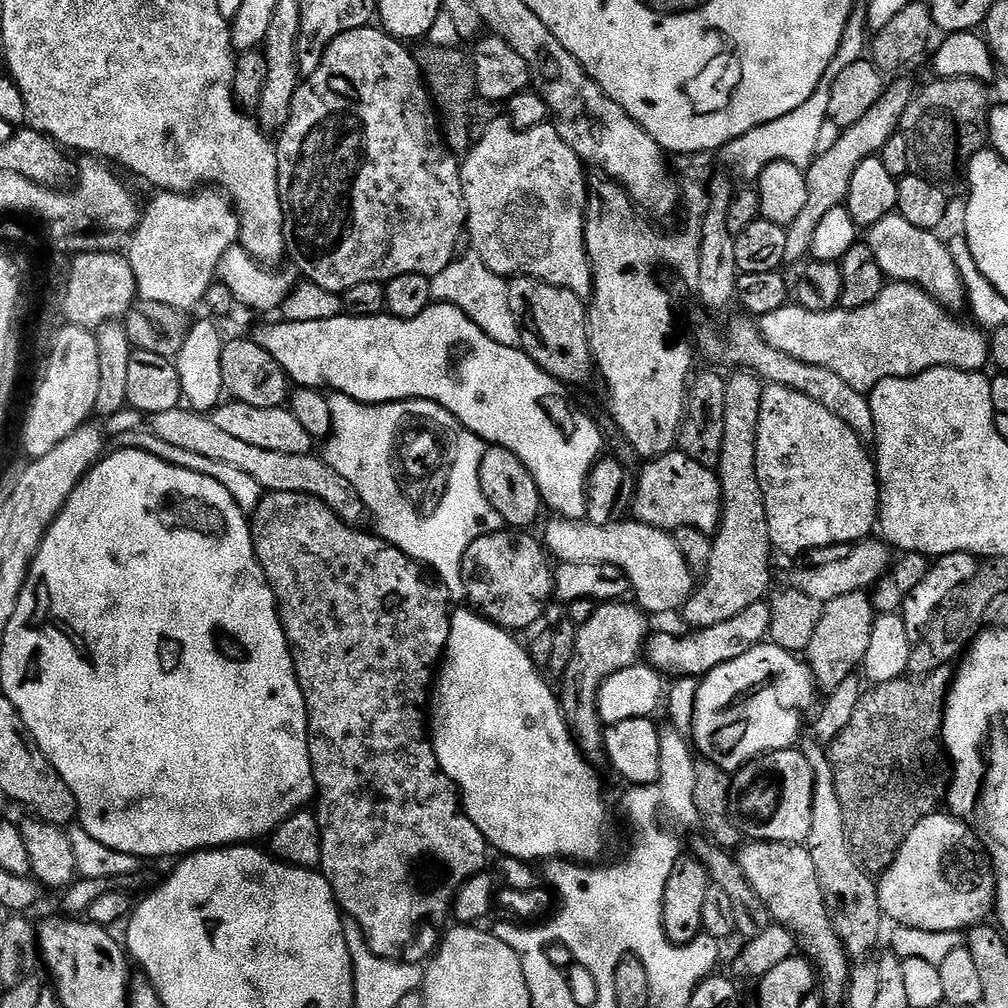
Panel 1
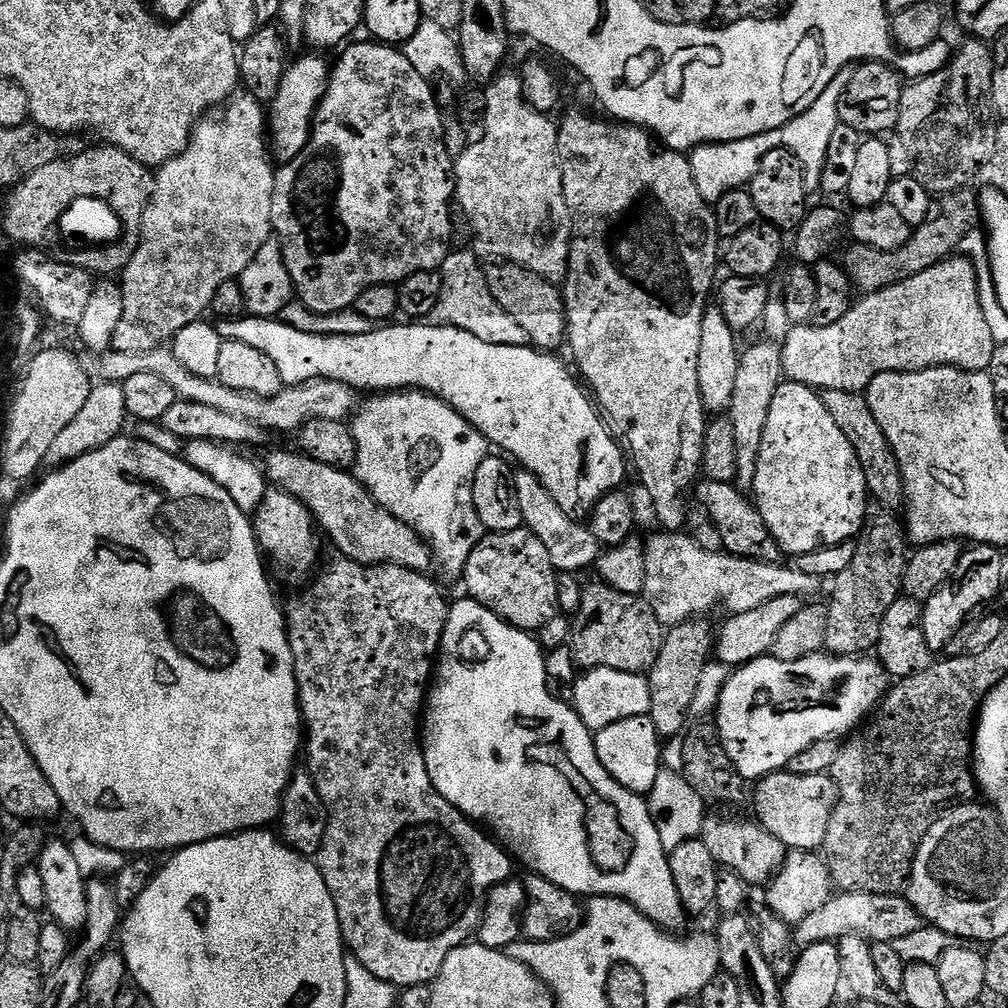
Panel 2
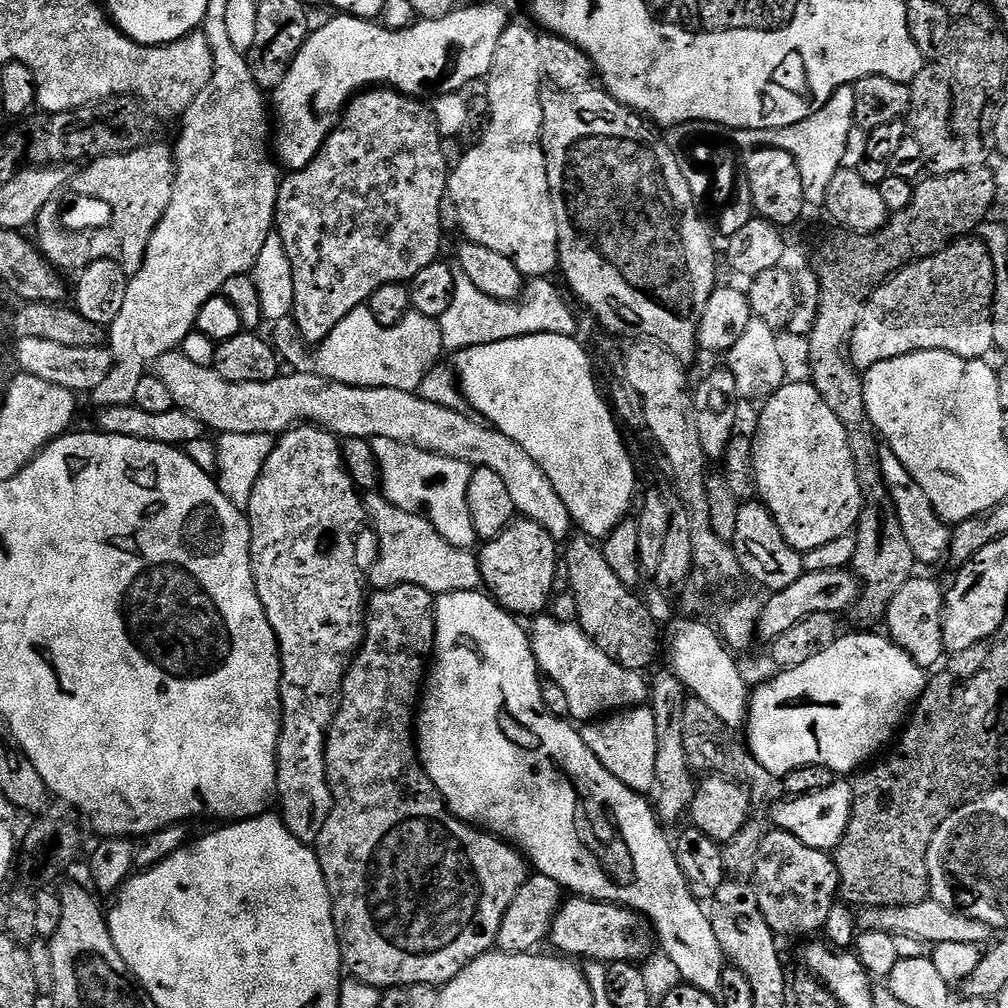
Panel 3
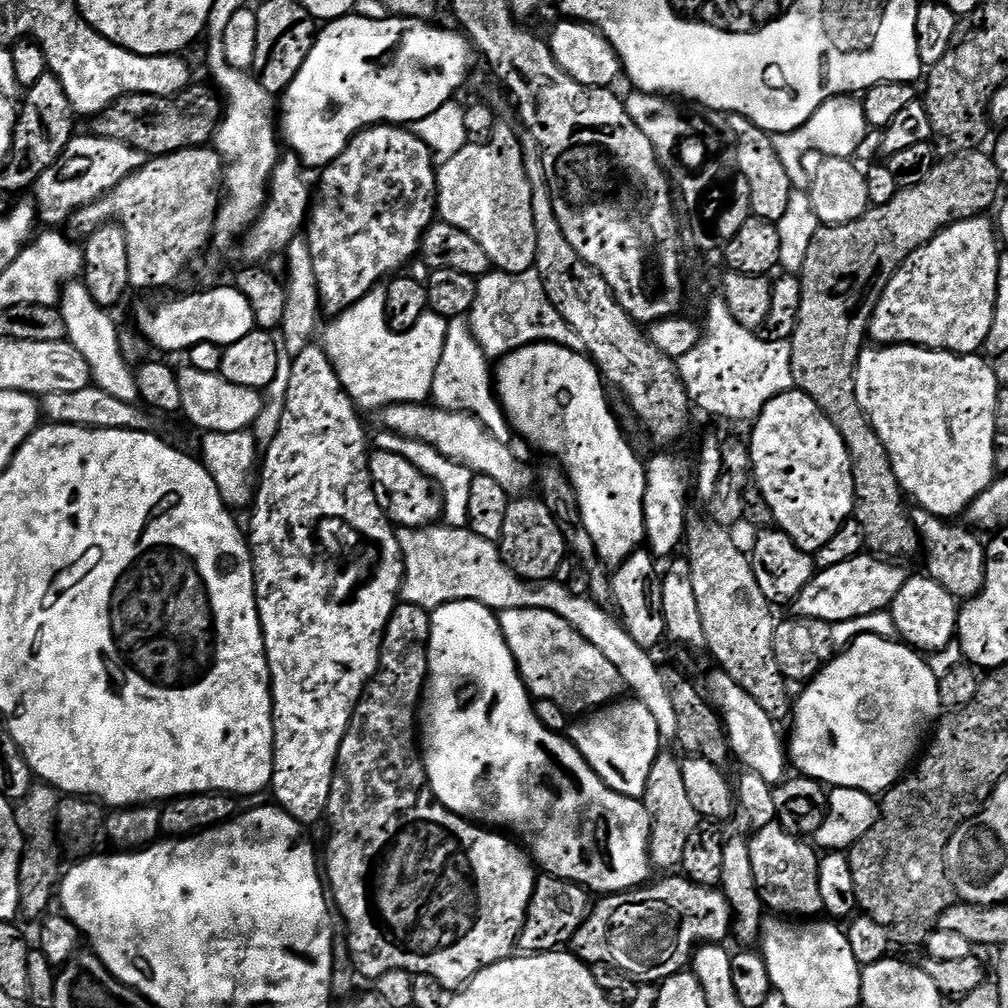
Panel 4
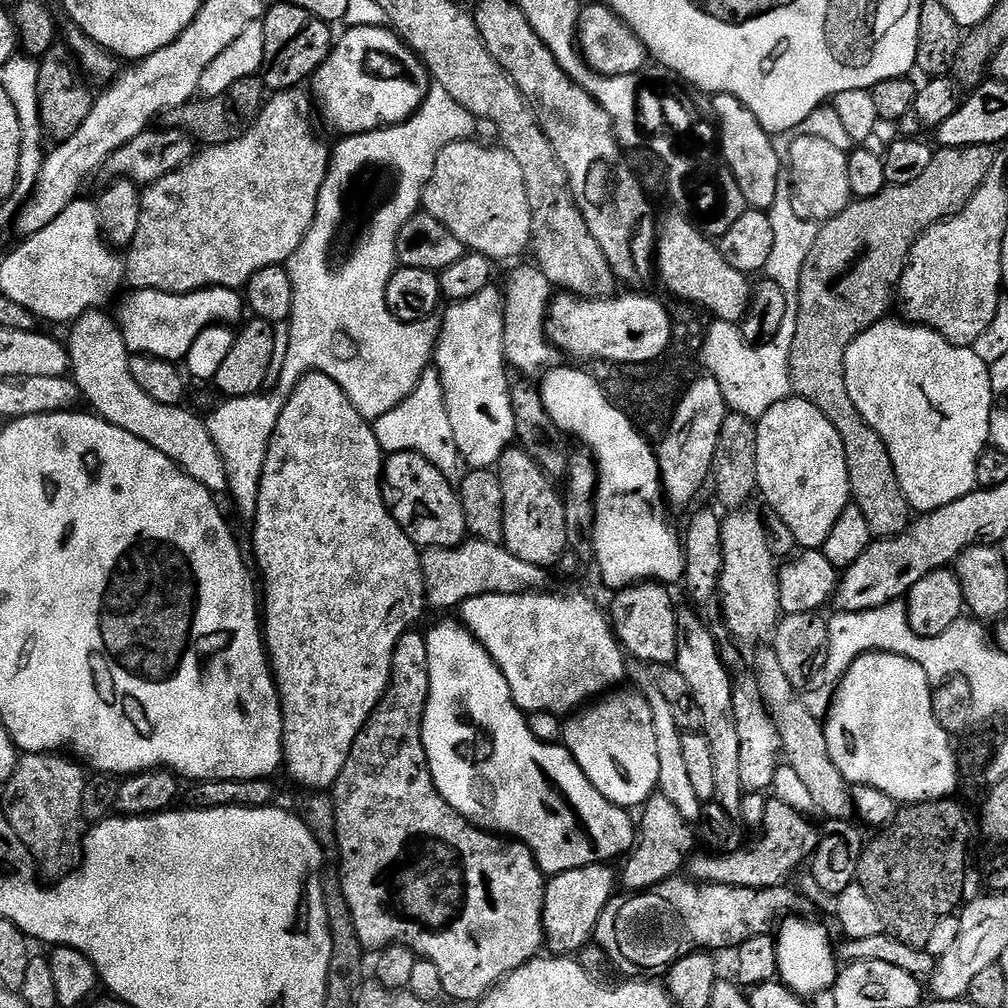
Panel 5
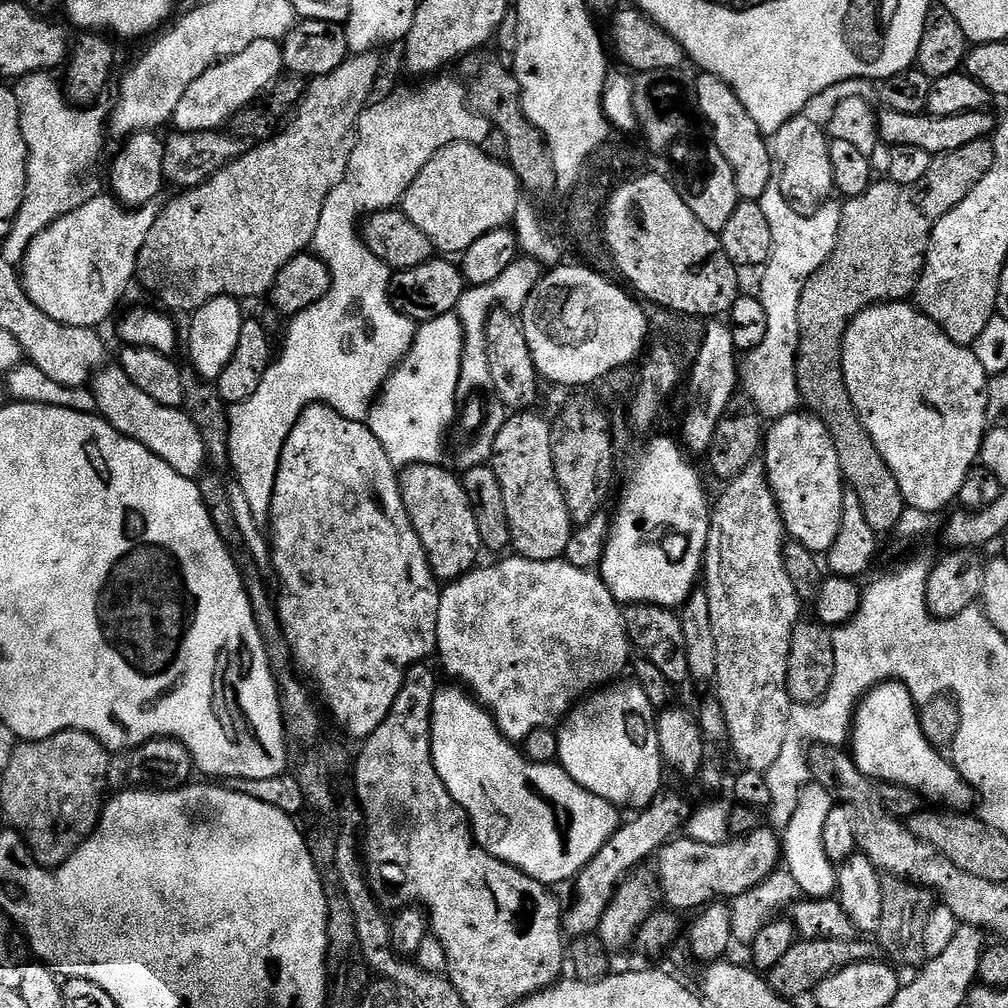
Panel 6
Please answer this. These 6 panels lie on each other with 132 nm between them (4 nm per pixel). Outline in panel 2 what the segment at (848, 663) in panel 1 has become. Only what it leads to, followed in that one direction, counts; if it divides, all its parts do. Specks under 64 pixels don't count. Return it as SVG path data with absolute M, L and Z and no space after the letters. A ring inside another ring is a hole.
M875 502L869 503L864 515L864 526L856 537L856 549L850 566L842 570L842 574L834 577L836 584L832 588L832 601L827 601L828 629L826 630L826 648L834 656L862 656L871 653L882 634L882 618L886 618L886 610L894 606L904 587L904 571L908 565L910 544L906 539L906 528L898 521L897 513L886 510Z

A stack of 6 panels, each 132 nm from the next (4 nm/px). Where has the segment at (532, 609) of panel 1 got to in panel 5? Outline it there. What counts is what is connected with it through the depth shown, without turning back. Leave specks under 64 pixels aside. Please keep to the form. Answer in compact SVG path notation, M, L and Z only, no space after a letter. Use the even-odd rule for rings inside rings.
M512 446L504 452L498 463L498 475L502 482L504 495L504 542L505 548L514 554L514 558L522 558L522 562L530 562L539 568L551 569L562 554L569 549L566 530L566 510L561 493L556 492L553 477L546 475L538 462L524 452L519 446Z

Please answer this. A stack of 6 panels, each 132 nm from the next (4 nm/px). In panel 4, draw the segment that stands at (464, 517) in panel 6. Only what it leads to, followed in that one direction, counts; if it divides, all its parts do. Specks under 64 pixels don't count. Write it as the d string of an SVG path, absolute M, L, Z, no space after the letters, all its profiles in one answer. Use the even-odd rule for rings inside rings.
M376 448L368 457L372 489L384 515L400 528L426 528L437 523L442 516L442 501L432 481L427 480L418 468L406 462L402 454Z

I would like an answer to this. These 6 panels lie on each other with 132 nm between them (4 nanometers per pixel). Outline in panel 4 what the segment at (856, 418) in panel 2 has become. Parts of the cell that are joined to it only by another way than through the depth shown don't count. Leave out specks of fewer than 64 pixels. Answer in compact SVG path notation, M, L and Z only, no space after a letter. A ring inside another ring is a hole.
M913 507L911 513L916 533L920 536L923 555L928 555L924 560L925 566L928 567L925 568L926 575L934 582L938 582L938 586L942 586L950 595L955 596L957 601L963 602L969 600L971 596L977 596L984 585L984 575L988 565L985 541L983 539L980 541L981 537L975 531L967 527L959 528L956 522L949 522L945 517L930 514L925 508Z

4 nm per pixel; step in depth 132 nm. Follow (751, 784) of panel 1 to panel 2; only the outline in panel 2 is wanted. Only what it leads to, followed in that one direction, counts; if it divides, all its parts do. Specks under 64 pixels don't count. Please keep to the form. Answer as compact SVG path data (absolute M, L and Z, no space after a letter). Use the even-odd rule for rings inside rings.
M771 772L755 785L756 816L760 827L783 842L785 849L816 852L823 849L826 830L836 805L836 783L828 774Z

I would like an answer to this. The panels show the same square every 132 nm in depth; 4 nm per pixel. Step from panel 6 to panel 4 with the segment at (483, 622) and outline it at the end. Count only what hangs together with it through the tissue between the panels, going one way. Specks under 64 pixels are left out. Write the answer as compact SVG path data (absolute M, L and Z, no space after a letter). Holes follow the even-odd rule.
M506 610L498 617L500 633L514 654L520 677L536 700L553 700L567 714L587 714L613 703L625 691L622 674L618 674L602 650L590 646L558 614L546 610Z

